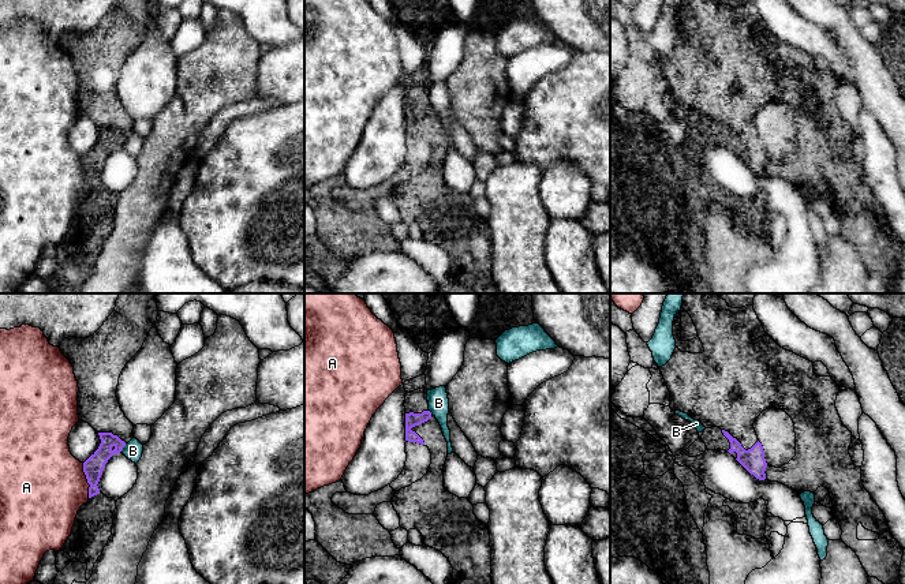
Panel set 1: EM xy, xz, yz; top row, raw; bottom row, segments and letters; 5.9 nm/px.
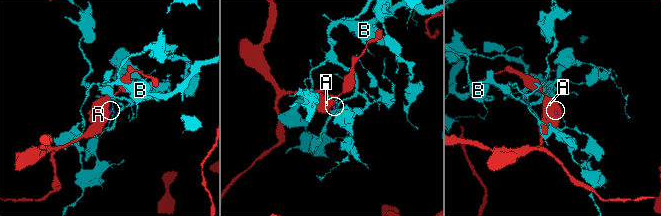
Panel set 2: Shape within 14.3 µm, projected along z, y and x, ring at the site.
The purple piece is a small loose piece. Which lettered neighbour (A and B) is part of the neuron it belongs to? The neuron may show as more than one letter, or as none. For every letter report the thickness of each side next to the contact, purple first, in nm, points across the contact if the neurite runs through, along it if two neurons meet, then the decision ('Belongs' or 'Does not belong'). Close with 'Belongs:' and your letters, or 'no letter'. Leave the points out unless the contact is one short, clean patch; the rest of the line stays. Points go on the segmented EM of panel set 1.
A: Thickness 120 nm (purple) against 480 nm. Boundary: xy (82, 463), (82, 471), (89, 485), (89, 497). Does not belong
B: Thickness 120 nm (purple) against 110 nm. Boundary: xy (126, 444), (120, 450). Does not belong
Belongs: no letter

